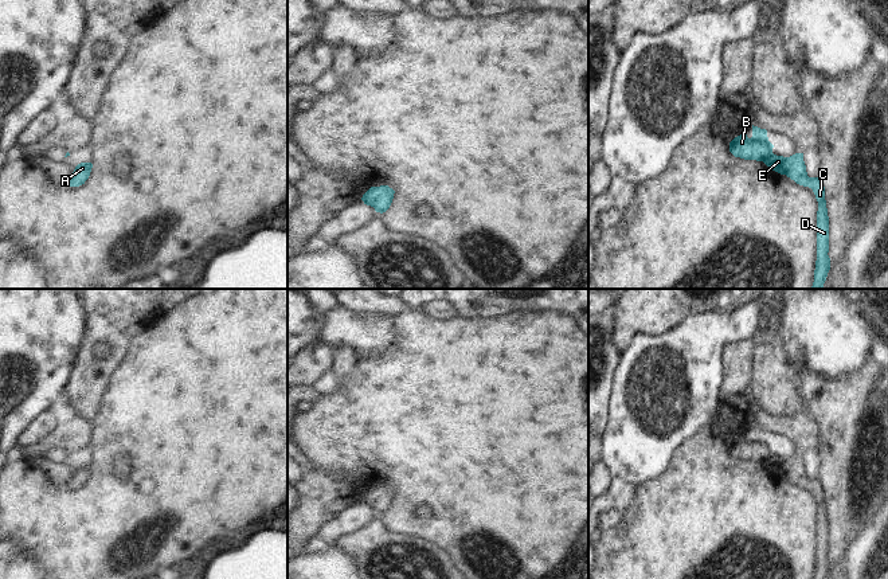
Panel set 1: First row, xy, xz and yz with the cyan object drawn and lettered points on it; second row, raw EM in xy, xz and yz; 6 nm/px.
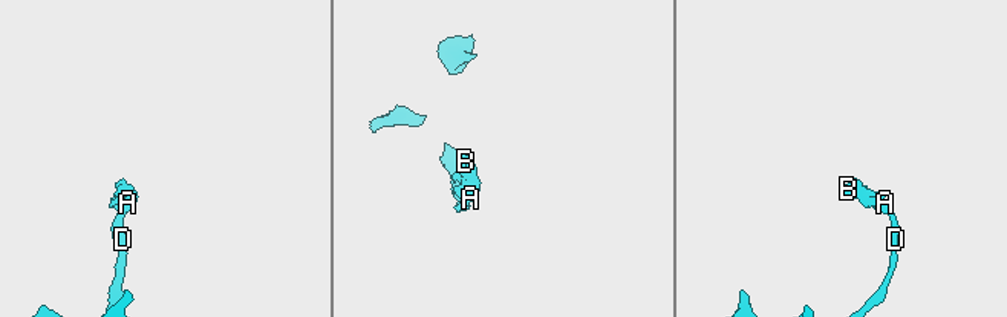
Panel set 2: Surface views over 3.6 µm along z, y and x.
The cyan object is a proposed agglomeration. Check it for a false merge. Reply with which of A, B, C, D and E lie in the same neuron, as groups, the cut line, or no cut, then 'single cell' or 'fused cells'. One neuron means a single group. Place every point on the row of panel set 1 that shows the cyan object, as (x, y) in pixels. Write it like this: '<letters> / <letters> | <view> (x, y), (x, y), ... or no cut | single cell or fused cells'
A B C D E | no cut | single cell

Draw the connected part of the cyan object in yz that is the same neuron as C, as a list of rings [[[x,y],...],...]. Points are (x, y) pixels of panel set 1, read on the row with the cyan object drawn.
[[[752,125],[752,137],[746,133],[729,142],[729,152],[744,160],[763,161],[771,171],[786,175],[797,184],[813,189],[818,202],[817,211],[817,261],[811,289],[822,289],[830,270],[829,253],[829,216],[825,200],[825,187],[819,177],[809,177],[803,161],[803,153],[790,157],[772,153],[774,145],[768,141],[767,130]]]

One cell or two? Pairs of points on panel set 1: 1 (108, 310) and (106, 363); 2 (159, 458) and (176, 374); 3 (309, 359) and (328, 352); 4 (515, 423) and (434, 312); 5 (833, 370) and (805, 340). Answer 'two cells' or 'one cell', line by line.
1: one cell
2: one cell
3: one cell
4: two cells
5: one cell

